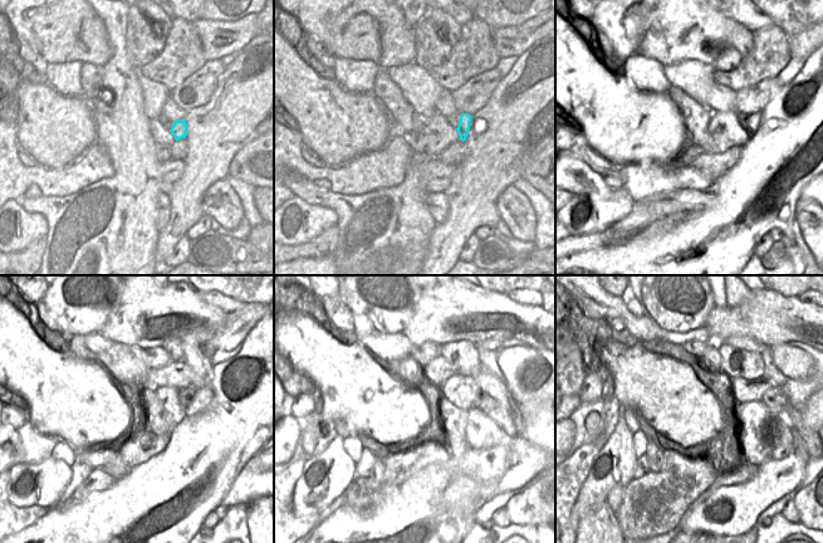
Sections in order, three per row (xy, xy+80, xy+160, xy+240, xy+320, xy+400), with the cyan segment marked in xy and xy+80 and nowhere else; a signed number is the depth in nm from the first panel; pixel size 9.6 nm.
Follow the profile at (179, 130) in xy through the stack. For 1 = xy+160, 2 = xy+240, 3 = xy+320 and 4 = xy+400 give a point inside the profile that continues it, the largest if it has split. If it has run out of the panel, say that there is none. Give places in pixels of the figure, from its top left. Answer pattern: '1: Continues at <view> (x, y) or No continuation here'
1: Continues at xy+160 (754, 121)
2: Continues at xy+240 (202, 397)
3: Continues at xy+320 (486, 401)
4: Continues at xy+400 (774, 399).

